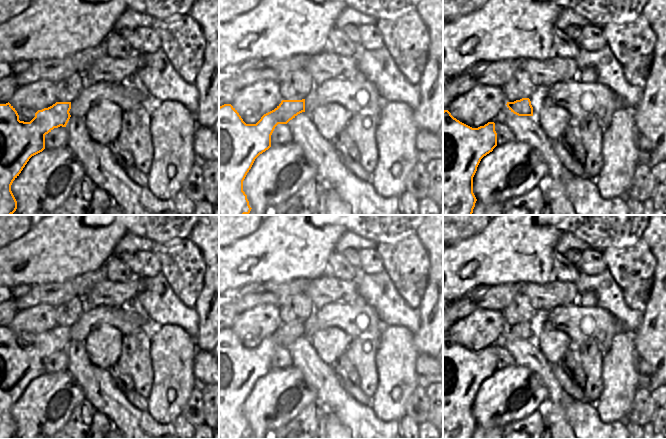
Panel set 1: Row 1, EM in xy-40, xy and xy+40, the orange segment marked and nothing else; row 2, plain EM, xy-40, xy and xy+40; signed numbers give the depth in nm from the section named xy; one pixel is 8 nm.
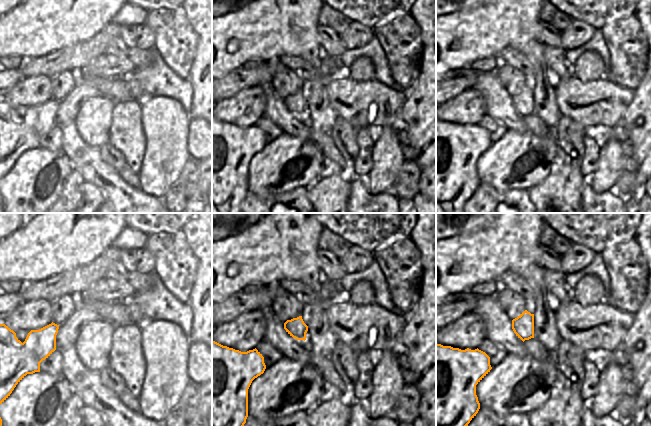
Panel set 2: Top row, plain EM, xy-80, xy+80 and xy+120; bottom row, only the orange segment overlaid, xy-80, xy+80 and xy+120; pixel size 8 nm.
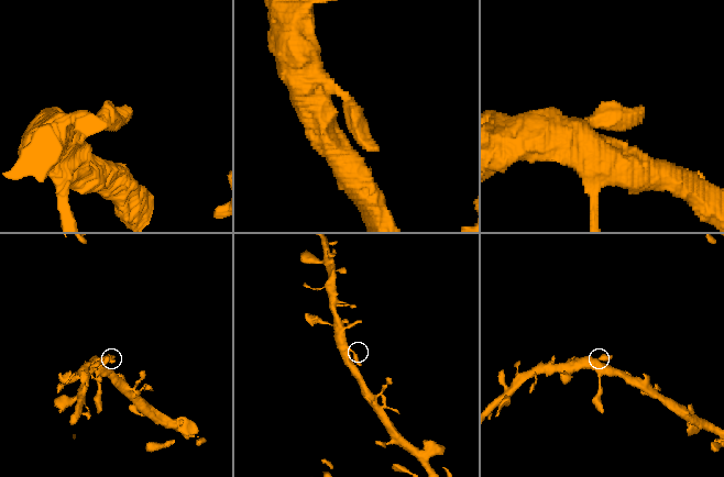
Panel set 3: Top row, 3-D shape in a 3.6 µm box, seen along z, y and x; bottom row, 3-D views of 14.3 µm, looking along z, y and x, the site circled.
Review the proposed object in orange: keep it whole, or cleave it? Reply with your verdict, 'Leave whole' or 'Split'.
Leave whole

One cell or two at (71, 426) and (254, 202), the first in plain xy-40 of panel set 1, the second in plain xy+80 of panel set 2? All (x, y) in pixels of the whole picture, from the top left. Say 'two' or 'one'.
one

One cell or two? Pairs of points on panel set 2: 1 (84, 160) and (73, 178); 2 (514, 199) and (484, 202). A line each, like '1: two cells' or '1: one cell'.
1: two cells
2: one cell

